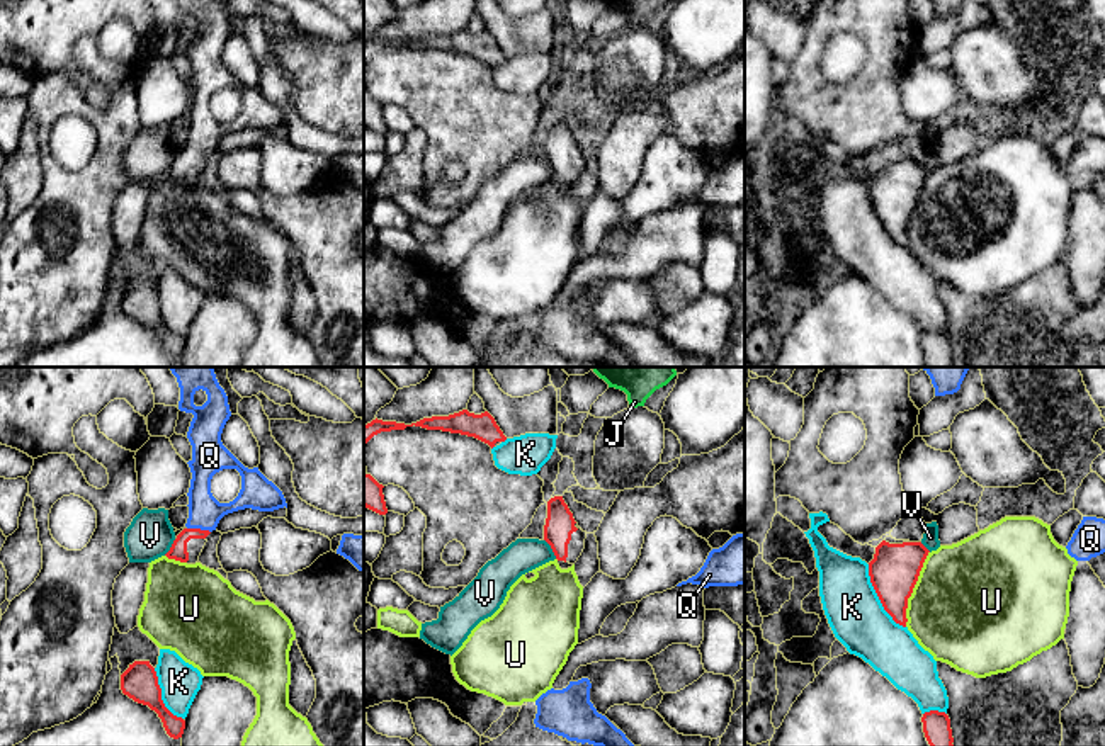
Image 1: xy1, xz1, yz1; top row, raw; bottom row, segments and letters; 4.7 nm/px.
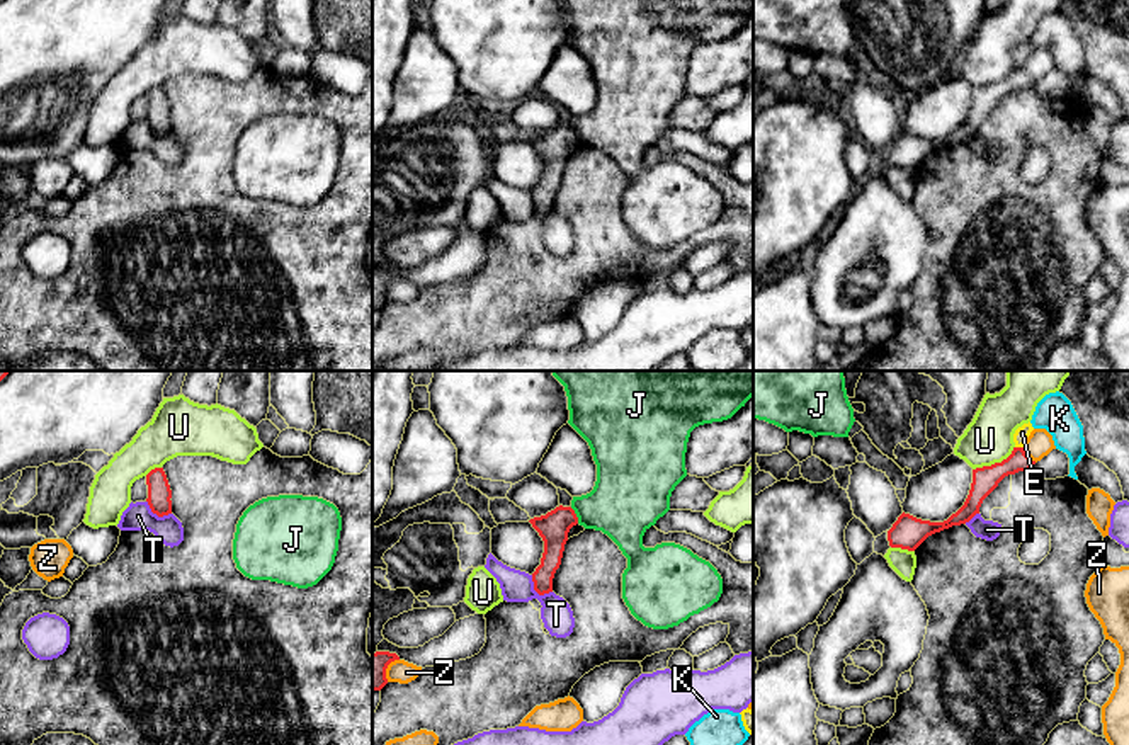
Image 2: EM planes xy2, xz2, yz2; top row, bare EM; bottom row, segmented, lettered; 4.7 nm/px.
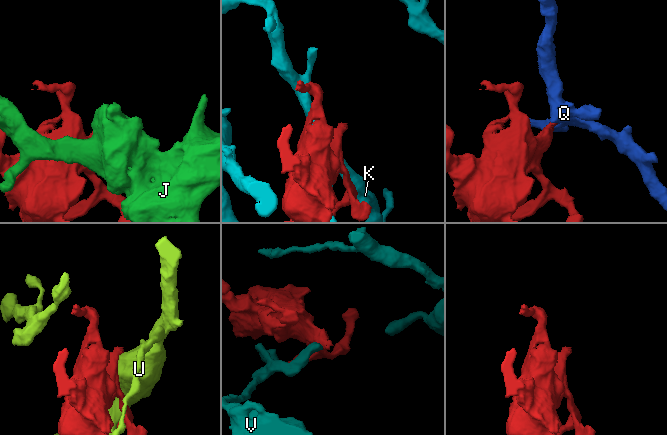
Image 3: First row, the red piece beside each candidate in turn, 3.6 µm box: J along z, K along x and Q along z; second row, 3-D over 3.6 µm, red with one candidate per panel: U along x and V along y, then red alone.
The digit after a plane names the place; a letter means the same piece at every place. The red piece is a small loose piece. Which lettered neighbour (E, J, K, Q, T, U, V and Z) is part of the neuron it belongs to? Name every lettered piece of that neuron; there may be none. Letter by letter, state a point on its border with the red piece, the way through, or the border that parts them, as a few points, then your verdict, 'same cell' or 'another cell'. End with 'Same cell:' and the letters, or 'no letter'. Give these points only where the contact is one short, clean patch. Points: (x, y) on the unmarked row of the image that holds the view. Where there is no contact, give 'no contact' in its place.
E: contact yz2 (1019, 67); border yz2 (1015, 65), (1022, 67); another cell
J: contact xz2 (575, 135); another cell
K: contact yz1 (879, 218); another cell
Q: contact xy1 (199, 148); same cell
T: contact xz2 (536, 210); border xz2 (531, 194), (533, 206), (539, 213), (551, 211); another cell
U: contact yz1 (913, 206); another cell
V: contact xz1 (551, 167); border xz1 (544, 158), (556, 177); another cell
Z: contact yz2 (1027, 75); another cell
Same cell: Q

